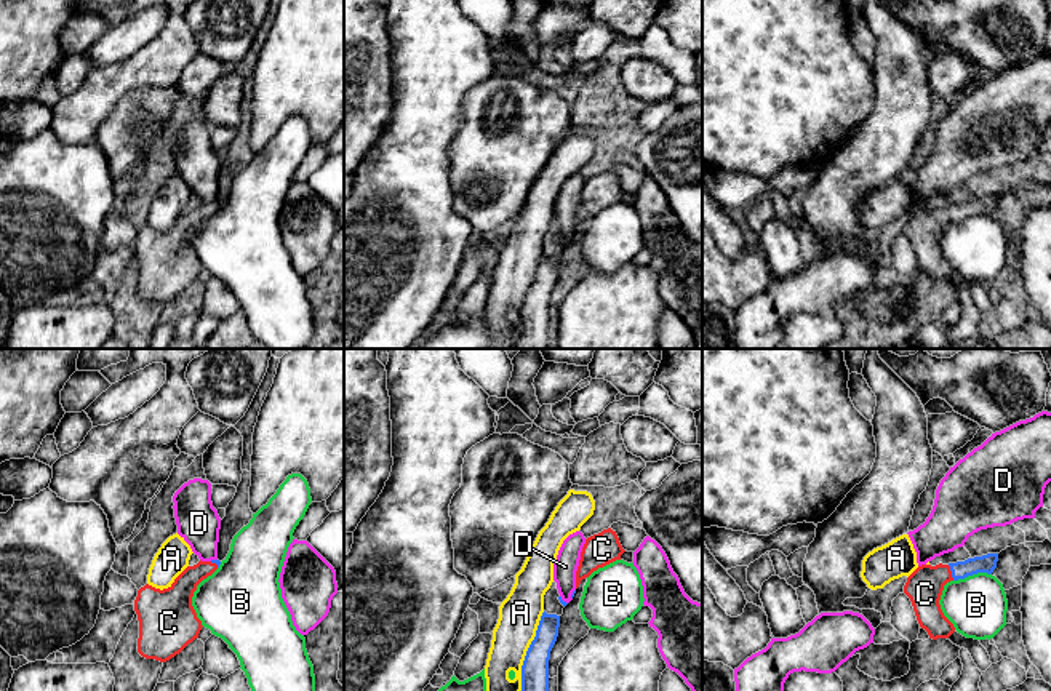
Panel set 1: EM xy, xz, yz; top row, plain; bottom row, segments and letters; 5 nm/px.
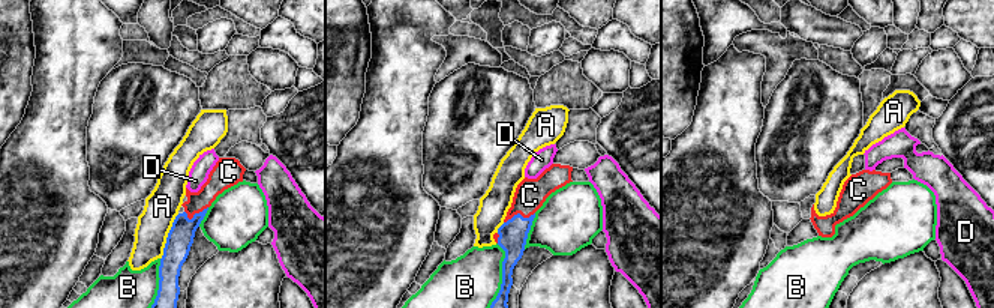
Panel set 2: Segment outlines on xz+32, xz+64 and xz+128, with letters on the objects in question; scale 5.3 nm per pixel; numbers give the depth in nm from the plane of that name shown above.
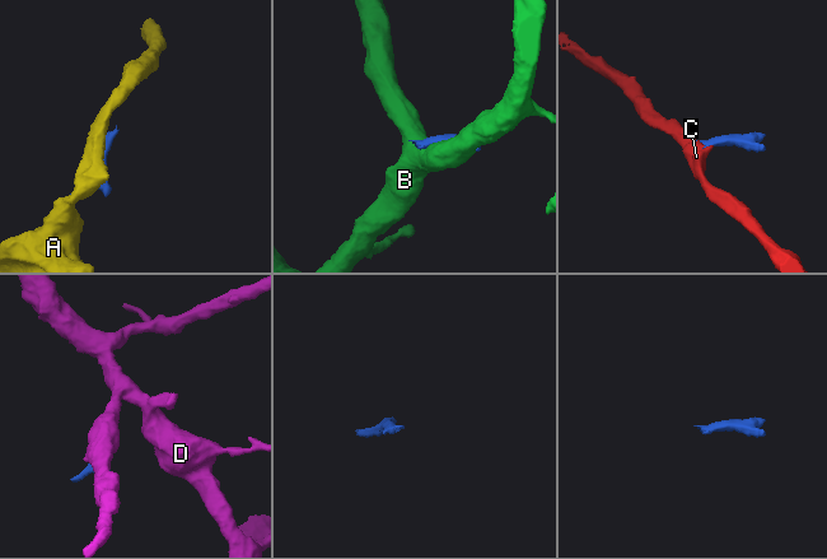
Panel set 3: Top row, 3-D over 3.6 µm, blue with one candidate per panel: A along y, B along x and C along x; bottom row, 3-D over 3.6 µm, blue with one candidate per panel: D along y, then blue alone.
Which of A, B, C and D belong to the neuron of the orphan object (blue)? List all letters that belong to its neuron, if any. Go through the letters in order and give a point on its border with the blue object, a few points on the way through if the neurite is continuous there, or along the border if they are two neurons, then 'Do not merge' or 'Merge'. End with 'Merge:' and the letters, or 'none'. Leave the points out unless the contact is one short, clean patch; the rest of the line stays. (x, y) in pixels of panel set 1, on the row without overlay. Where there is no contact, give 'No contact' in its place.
A: Touches blue at xz (525, 301). Do not merge
B: Touches blue at yz (971, 216). Do not merge
C: Touches blue at yz (952, 215). Path across: yz (986, 205), (971, 207), (952, 215), (943, 215), (925, 227). Merge
D: Touches blue at xz (573, 235). Do not merge
Merge: C

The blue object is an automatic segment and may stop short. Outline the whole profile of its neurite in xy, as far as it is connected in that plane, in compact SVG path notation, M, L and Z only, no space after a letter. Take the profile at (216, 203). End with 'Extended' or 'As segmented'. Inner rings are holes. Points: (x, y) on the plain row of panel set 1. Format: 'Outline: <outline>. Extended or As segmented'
Outline: M200 202L187 208L168 230L146 226L138 232L134 253L139 262L138 294L142 299L166 304L198 280L203 267L192 248L192 238L197 227L219 206L219 202Z. Extended

